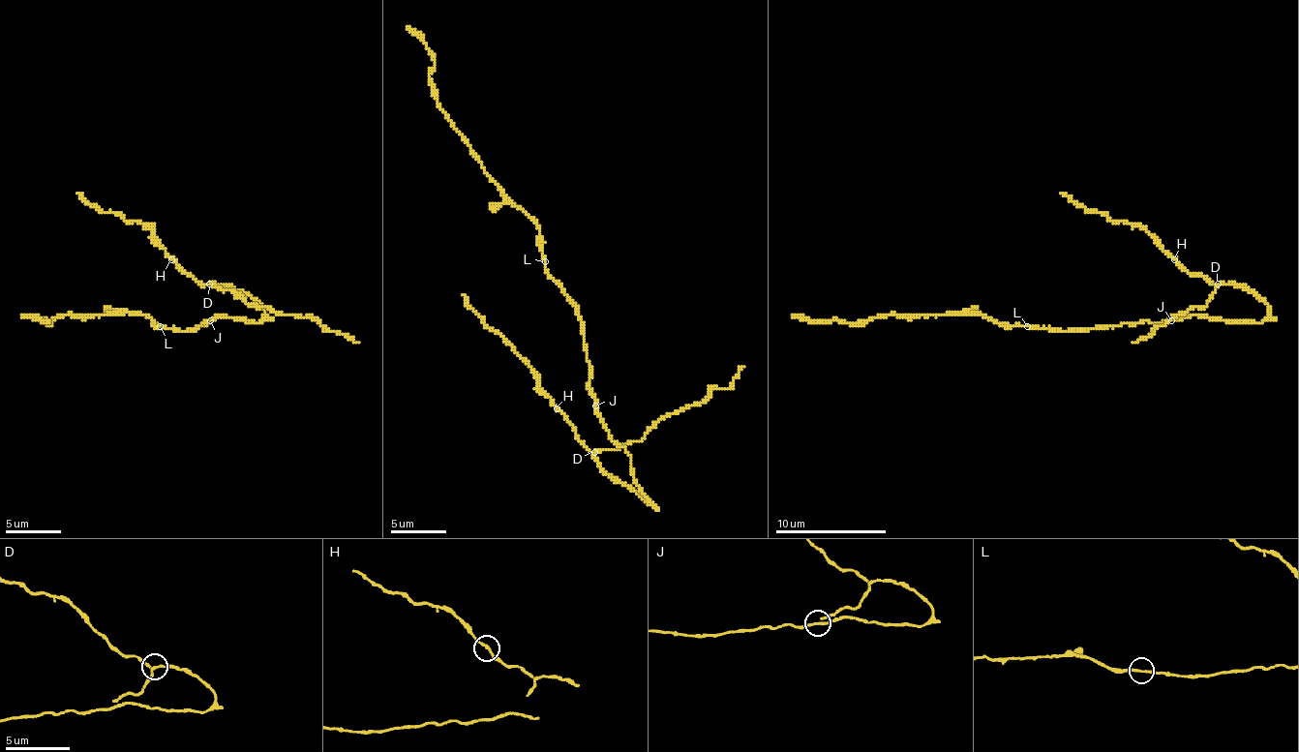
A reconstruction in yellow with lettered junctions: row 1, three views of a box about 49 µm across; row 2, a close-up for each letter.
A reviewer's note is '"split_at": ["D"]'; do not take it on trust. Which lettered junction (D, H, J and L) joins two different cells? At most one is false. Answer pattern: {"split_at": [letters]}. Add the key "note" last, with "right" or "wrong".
{"split_at": ["D"], "note": "right"}

